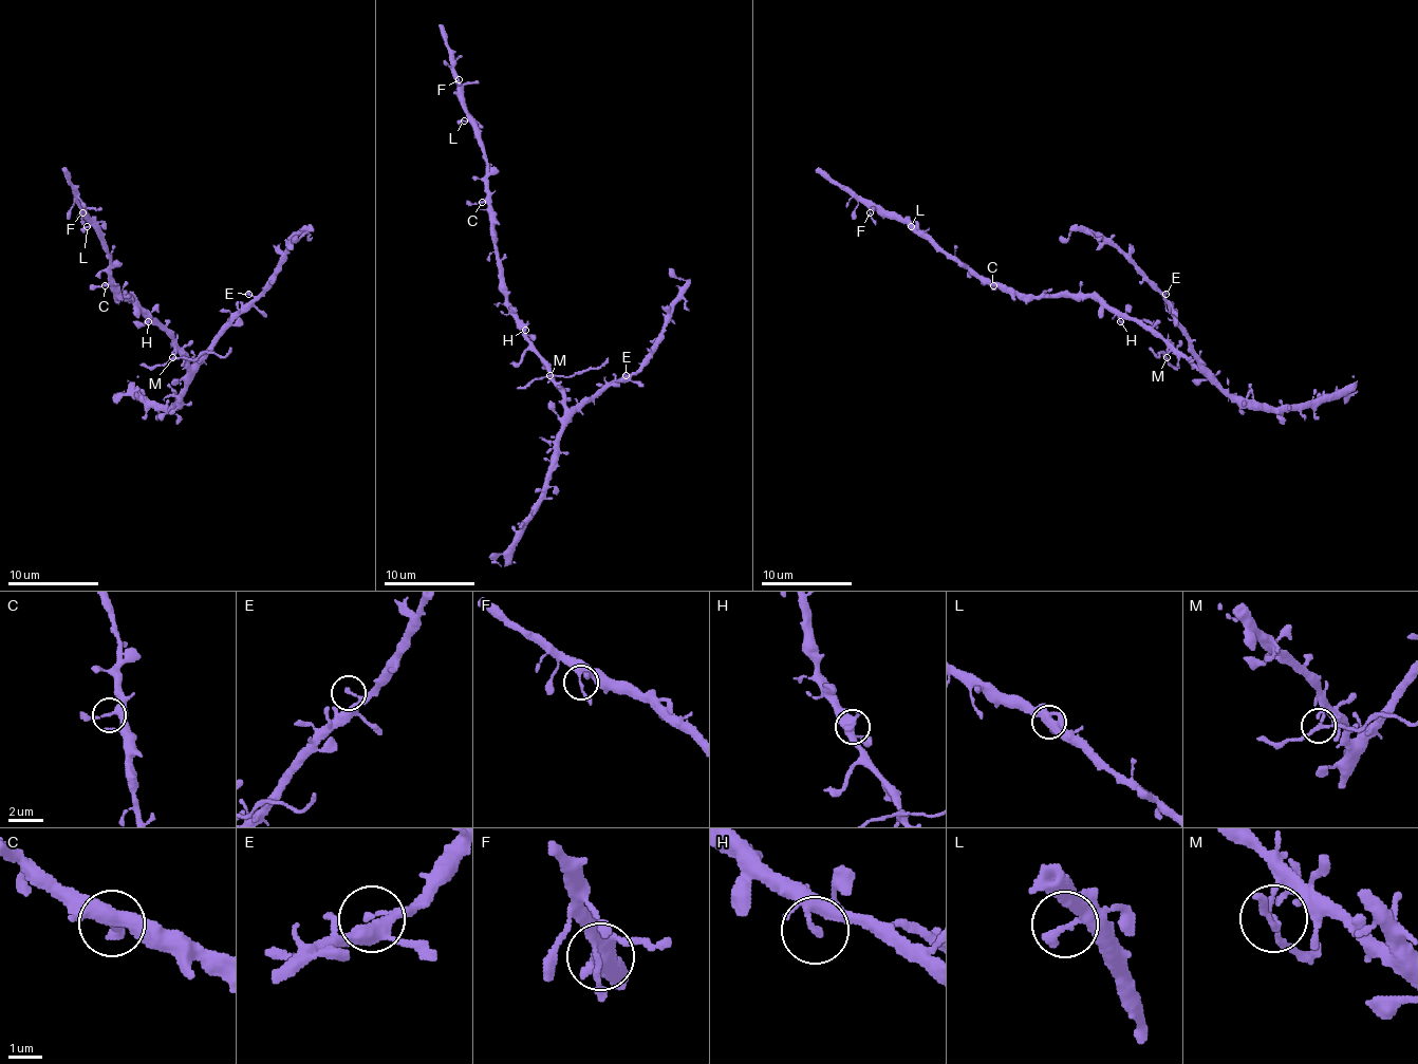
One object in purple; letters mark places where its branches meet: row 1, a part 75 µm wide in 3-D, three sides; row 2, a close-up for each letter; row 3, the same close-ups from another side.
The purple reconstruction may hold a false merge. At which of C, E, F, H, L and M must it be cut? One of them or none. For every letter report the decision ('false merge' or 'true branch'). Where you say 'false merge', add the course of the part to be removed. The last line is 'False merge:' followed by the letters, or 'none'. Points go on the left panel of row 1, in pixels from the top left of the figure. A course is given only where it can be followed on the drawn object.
C: true branch
E: true branch
F: true branch
H: true branch
L: true branch
M: false merge | (173, 358), (191, 358), (212, 351), (223, 356), (230, 349)
False merge: M

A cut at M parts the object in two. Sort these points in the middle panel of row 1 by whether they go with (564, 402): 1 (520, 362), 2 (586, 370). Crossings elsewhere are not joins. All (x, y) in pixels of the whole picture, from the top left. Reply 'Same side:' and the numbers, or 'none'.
Same side: 1

